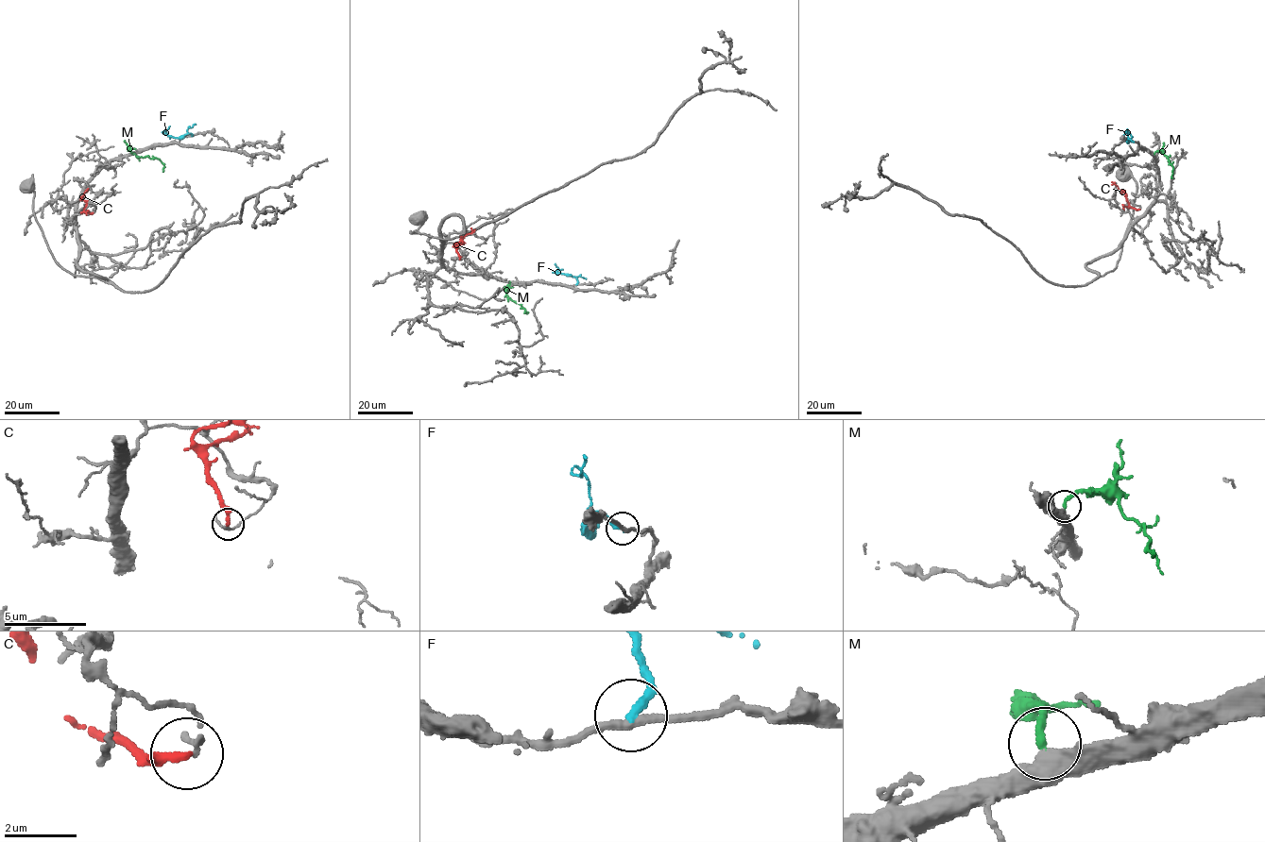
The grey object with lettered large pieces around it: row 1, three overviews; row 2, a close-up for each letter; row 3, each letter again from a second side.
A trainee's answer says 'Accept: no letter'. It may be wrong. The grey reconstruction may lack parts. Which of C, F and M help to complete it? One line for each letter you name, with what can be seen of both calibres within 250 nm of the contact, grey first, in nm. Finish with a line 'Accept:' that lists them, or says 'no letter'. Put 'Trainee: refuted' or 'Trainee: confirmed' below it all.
M: Thickness 440 nm (grey) against 220 nm
Accept: M
Trainee: refuted

